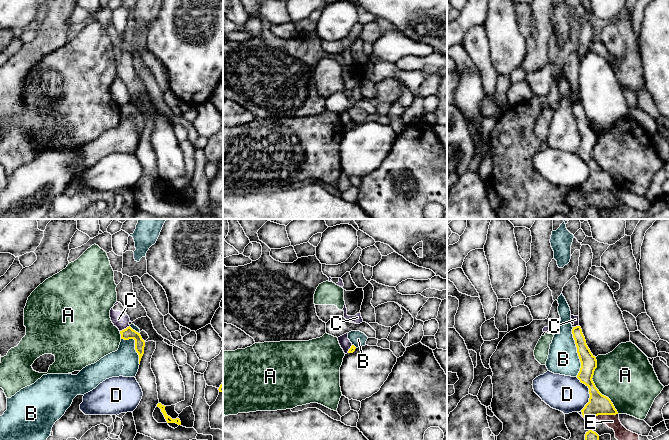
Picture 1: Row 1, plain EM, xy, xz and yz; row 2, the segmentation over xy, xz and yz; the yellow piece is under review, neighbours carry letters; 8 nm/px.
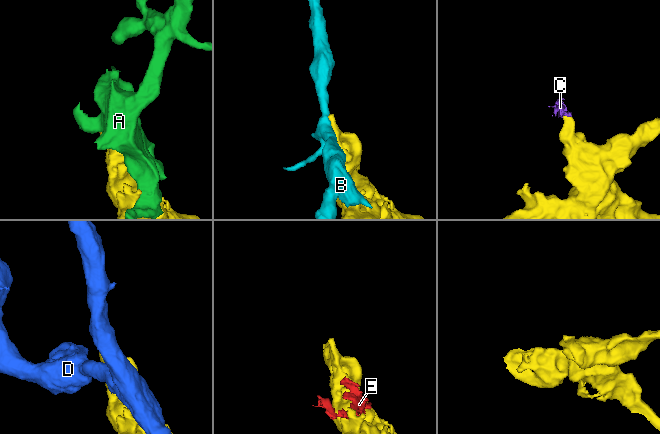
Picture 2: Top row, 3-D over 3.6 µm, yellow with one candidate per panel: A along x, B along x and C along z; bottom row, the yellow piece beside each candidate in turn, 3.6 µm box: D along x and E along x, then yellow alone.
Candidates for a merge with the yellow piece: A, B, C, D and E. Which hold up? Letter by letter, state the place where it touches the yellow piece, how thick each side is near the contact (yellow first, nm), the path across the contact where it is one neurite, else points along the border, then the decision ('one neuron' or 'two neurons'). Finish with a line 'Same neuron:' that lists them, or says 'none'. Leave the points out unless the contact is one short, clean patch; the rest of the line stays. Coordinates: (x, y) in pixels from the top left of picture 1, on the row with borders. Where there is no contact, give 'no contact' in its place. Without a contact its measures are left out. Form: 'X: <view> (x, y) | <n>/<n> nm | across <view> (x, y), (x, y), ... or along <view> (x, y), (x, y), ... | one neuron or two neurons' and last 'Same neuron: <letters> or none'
A: yz (595, 386) | 170/440 nm | two neurons
B: yz (577, 352) | 130/240 nm | two neurons
C: xy (124, 329) | 90/110 nm | along xy (129, 325), (120, 331) | two neurons
D: yz (589, 393) | 170/300 nm | two neurons
E: yz (605, 414) | 170/110 nm | two neurons
Same neuron: none

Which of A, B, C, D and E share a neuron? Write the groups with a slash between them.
A / B / C E / D

